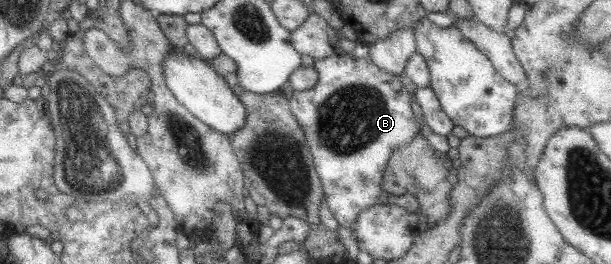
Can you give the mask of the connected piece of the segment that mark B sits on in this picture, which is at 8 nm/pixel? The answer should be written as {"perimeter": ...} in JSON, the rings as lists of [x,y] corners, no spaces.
{"perimeter":[[[339,50],[323,59],[314,60],[312,66],[317,70],[318,77],[314,87],[293,92],[288,105],[304,131],[305,141],[315,161],[314,169],[322,185],[322,195],[325,195],[325,203],[337,224],[353,232],[359,211],[371,205],[395,204],[415,213],[418,209],[415,198],[409,194],[390,195],[381,188],[383,171],[392,152],[420,133],[419,124],[410,107],[414,99],[400,83],[400,77],[377,68],[367,58],[356,58]]]}

